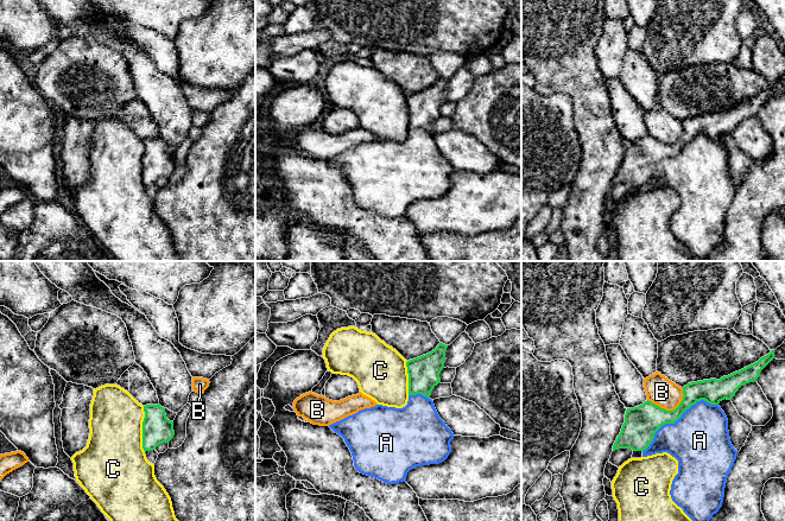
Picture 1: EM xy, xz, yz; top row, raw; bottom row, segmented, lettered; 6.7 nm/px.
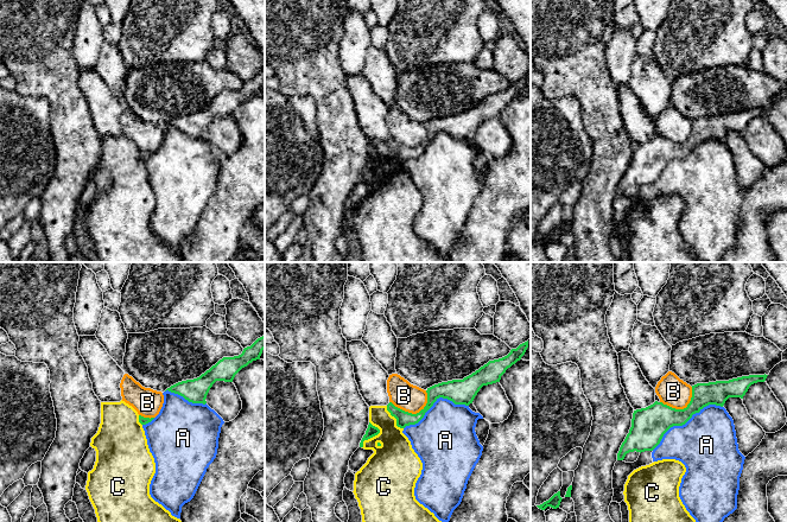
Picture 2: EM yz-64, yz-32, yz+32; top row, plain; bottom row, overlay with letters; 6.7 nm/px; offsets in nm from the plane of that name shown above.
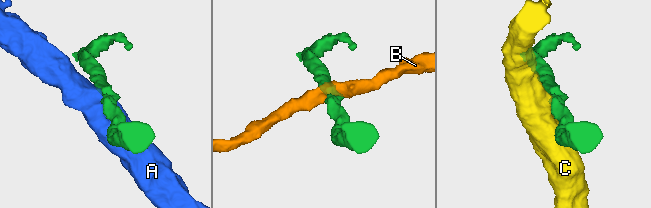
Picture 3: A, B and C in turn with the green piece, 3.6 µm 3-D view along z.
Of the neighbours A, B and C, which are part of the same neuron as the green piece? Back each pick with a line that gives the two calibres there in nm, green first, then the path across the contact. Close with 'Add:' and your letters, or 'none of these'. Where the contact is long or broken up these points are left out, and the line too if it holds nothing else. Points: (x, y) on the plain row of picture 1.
Add: none of these

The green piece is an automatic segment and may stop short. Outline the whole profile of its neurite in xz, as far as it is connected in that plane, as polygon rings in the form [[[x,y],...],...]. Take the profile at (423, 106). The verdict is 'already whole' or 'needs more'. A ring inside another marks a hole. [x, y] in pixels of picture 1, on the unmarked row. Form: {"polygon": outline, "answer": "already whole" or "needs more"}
{"polygon": [[[439,77],[431,87],[406,96],[409,129],[422,128],[430,133],[433,121],[441,117],[439,108],[444,102],[447,82]]], "answer": "already whole"}

